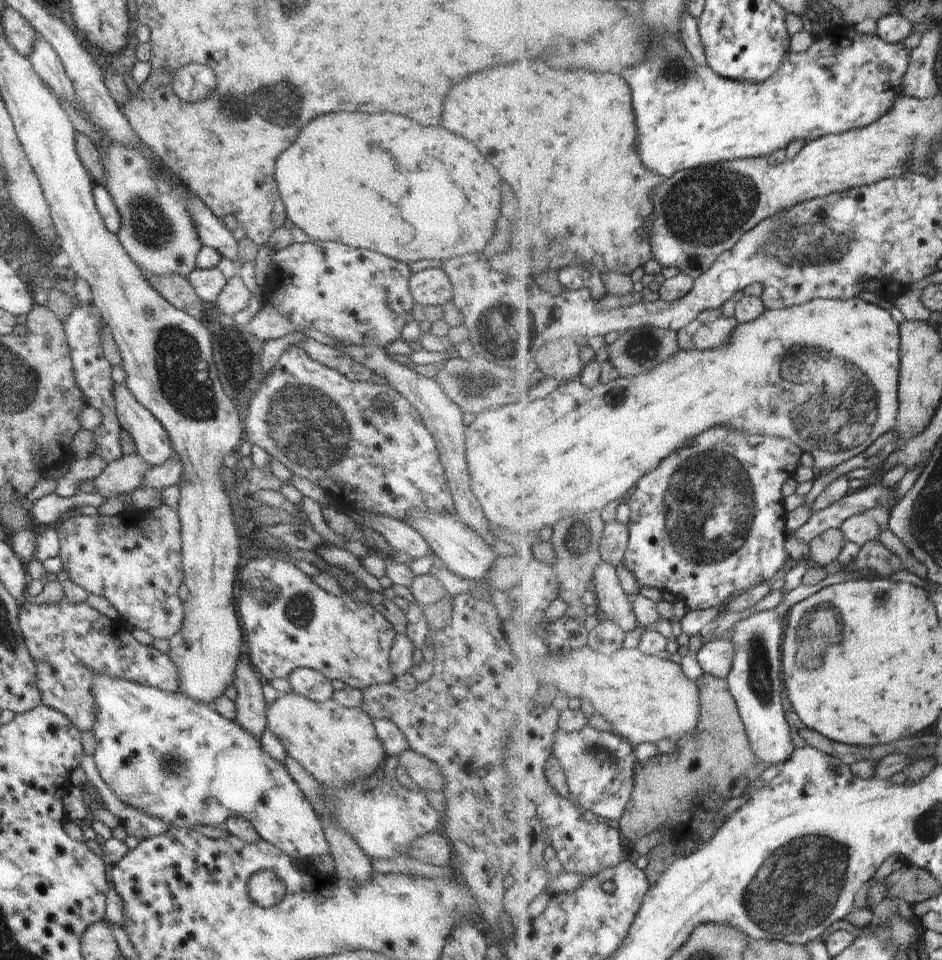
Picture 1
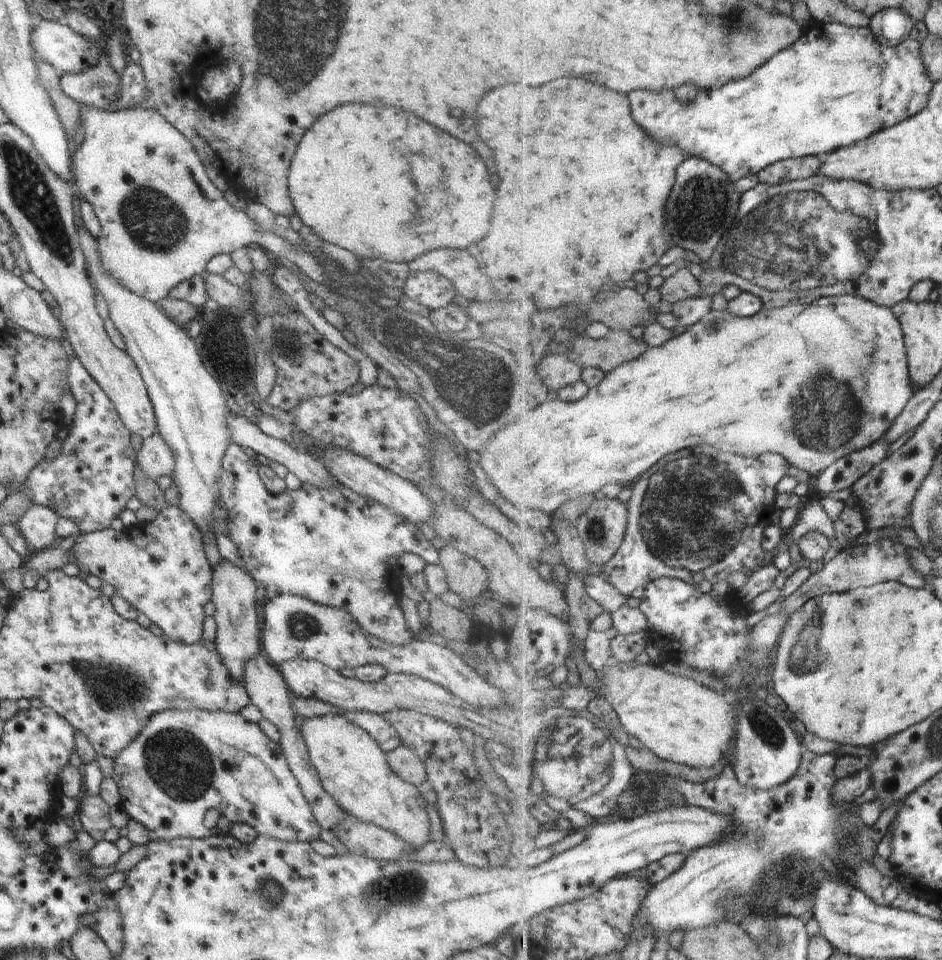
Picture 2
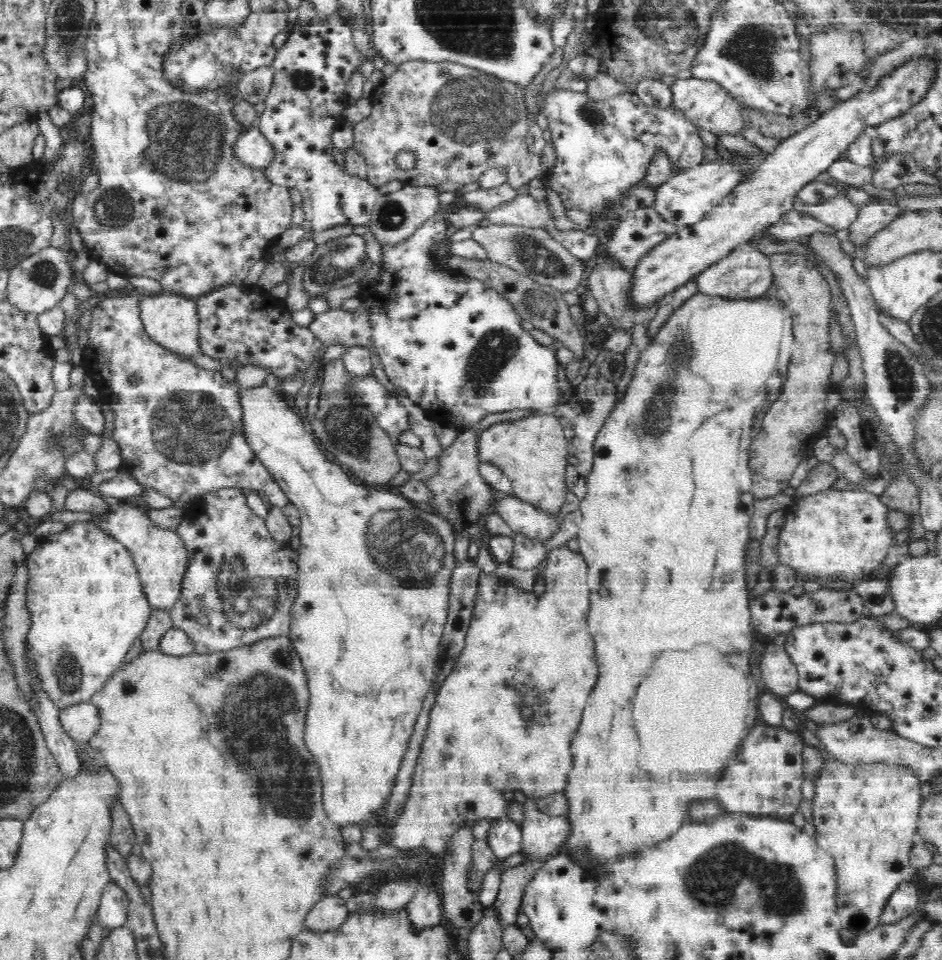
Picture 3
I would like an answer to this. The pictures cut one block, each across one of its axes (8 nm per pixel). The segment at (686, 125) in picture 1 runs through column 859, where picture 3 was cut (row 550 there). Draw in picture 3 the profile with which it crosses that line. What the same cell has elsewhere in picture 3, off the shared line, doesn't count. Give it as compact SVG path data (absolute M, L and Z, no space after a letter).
M114 503L108 507L101 509L90 509L92 518L88 521L75 522L67 526L61 532L49 534L43 538L36 540L35 547L27 554L26 566L28 567L29 579L27 581L27 608L30 614L30 629L27 635L25 644L26 653L35 672L35 680L39 682L39 690L45 694L45 697L58 709L65 709L70 706L84 704L89 702L89 698L101 688L102 685L114 674L120 665L125 663L127 653L130 651L132 643L141 636L146 629L148 620L150 620L153 607L148 601L147 595L144 592L143 582L140 579L138 567L134 562L132 553L112 535L108 533L102 522L106 522L106 518L113 512Z

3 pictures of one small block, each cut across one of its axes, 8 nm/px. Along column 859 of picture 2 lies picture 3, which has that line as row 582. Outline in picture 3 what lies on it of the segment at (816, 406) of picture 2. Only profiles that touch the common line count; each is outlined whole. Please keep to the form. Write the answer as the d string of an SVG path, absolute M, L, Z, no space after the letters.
M266 385L258 390L242 390L244 408L244 433L248 437L248 444L252 446L256 457L264 463L272 478L285 492L290 503L299 512L300 517L300 546L298 546L296 597L291 607L289 644L292 652L298 655L300 663L310 686L310 710L306 718L306 748L314 756L316 766L322 772L322 786L324 786L324 809L332 822L339 826L348 823L360 823L362 820L379 814L384 810L388 796L391 794L400 762L404 758L404 750L408 748L408 740L420 716L424 698L434 683L436 666L442 662L440 642L450 613L450 576L460 559L456 557L454 546L460 535L442 516L435 514L425 506L416 506L402 493L394 490L370 489L366 485L356 485L346 475L346 472L331 462L326 462L320 454L315 437L304 430L301 415L291 404L286 404L279 394L279 389L270 390Z

